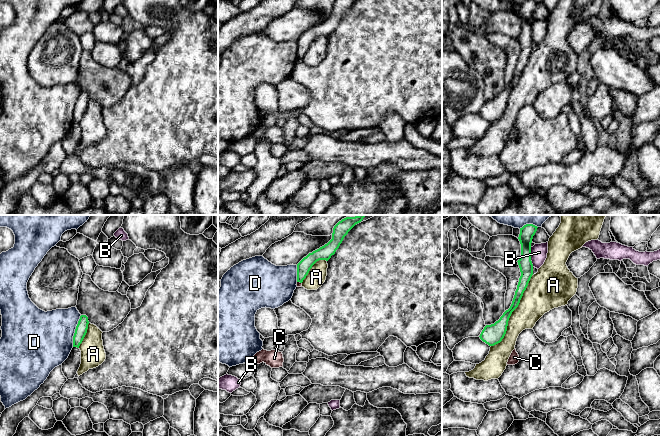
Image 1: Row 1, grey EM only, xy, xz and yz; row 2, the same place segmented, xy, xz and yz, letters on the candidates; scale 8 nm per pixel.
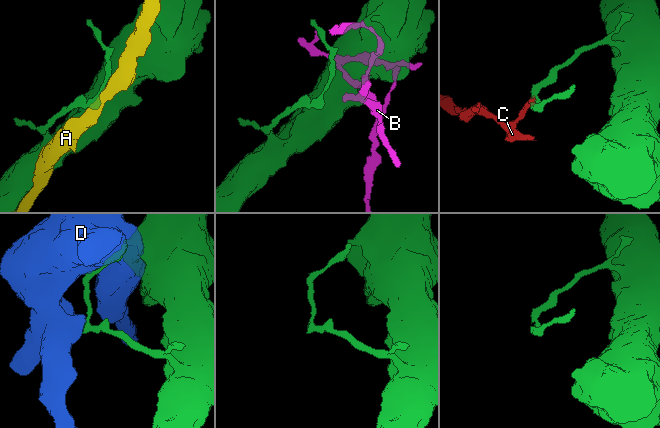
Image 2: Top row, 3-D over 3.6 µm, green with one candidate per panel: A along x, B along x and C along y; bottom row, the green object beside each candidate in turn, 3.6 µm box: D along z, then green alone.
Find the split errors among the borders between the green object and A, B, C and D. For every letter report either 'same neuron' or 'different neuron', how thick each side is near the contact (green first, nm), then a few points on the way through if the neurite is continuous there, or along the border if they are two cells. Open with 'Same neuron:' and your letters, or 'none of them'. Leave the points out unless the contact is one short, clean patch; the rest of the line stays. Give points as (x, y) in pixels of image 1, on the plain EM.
Same neuron: none of them
A: different neuron | 160/260 nm
B: different neuron | 120/130 nm
C: different neuron | 110/40 nm | along xz (297, 57), (301, 59)
D: different neuron | 100/440 nm

